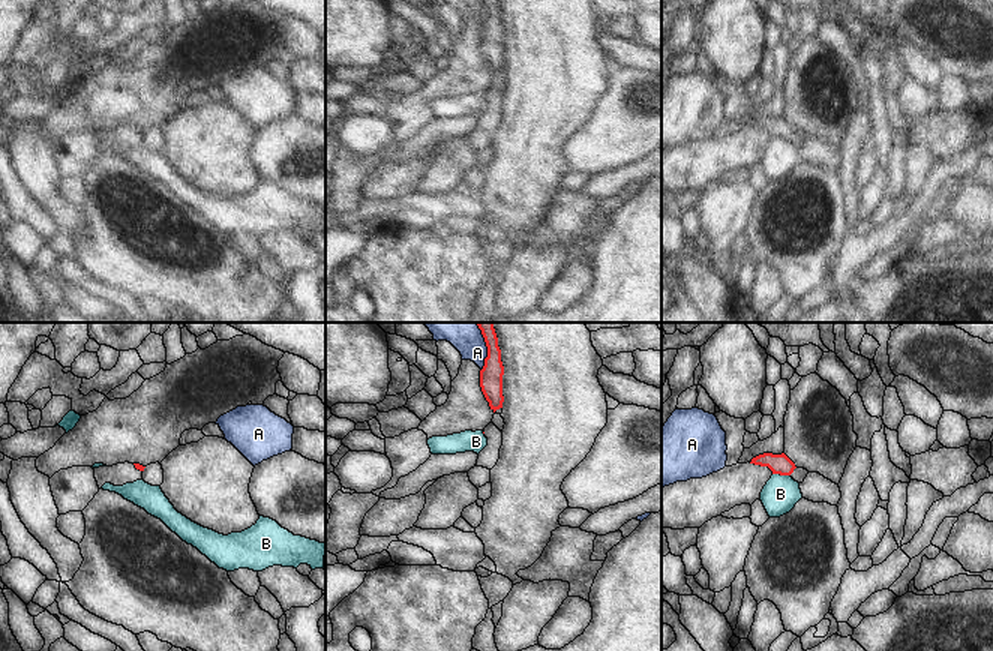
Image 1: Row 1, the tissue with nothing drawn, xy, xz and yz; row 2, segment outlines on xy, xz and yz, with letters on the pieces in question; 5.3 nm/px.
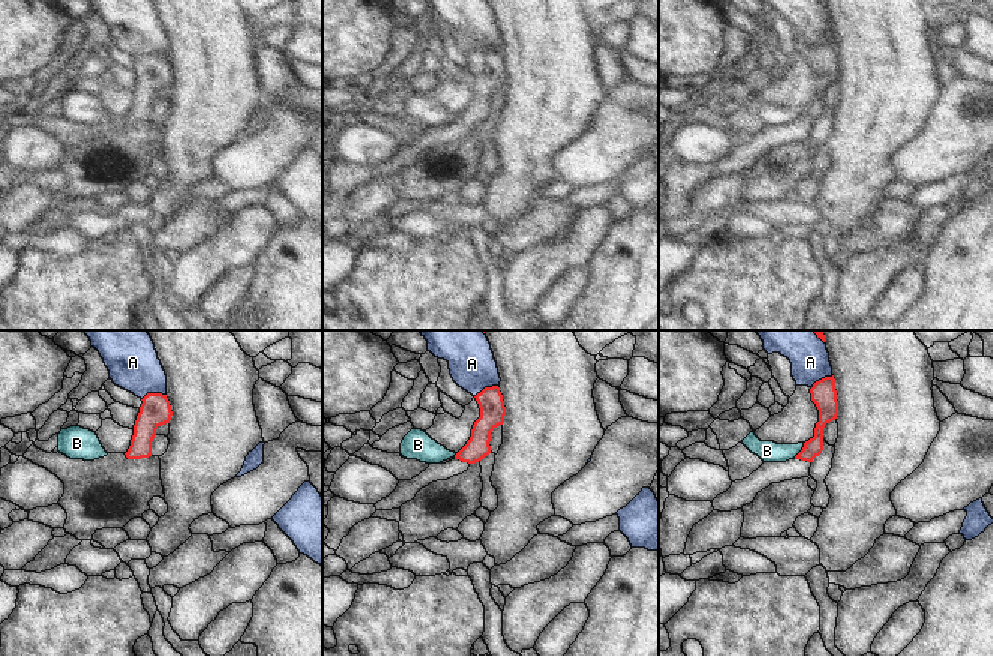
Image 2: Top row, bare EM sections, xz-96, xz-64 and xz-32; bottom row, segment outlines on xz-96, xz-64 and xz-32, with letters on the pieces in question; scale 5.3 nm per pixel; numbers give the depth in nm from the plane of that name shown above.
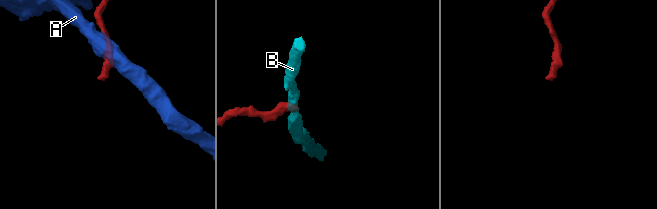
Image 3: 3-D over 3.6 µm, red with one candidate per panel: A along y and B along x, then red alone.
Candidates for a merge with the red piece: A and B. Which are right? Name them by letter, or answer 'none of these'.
none of these

